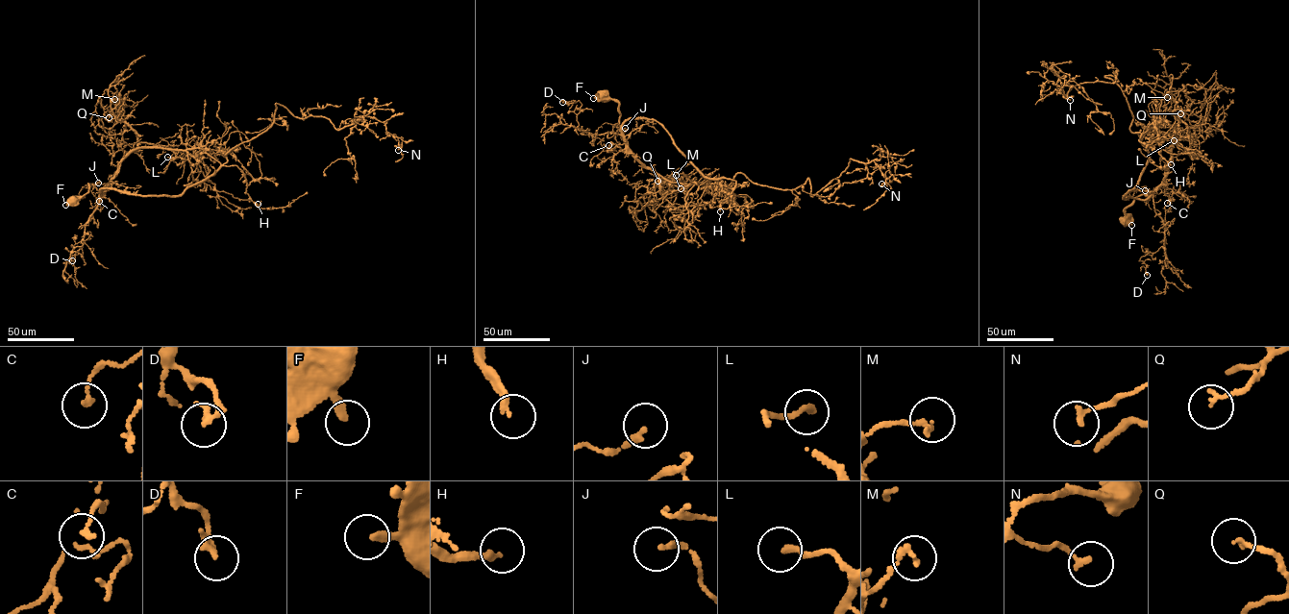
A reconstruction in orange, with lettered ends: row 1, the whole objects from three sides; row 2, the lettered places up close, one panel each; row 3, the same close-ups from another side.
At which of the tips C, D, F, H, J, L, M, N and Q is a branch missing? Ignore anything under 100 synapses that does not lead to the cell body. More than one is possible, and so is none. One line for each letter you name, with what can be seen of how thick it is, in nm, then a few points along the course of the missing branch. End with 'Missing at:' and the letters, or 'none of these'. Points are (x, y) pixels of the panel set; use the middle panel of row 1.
H: calibre 220 nm; course (720, 211), (722, 222), (717, 232), (699, 241), (697, 248)
Missing at: H

